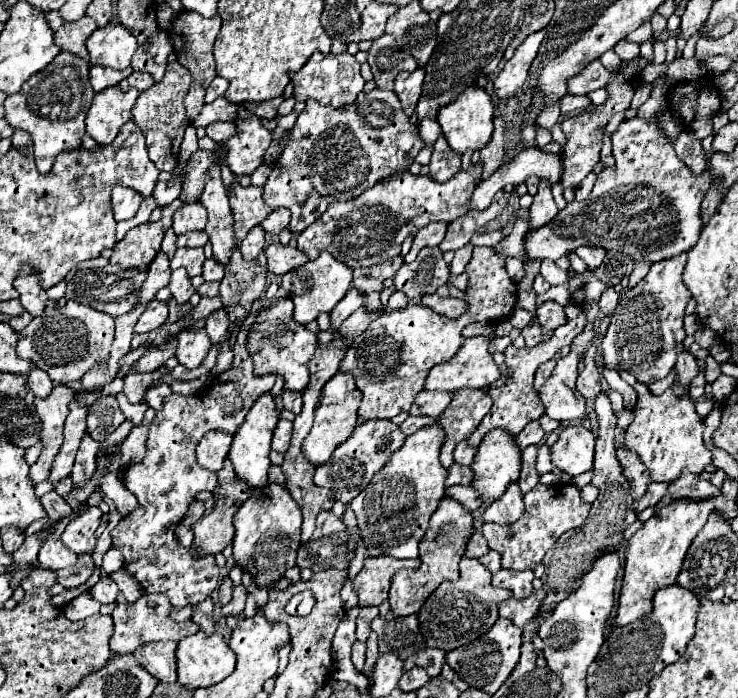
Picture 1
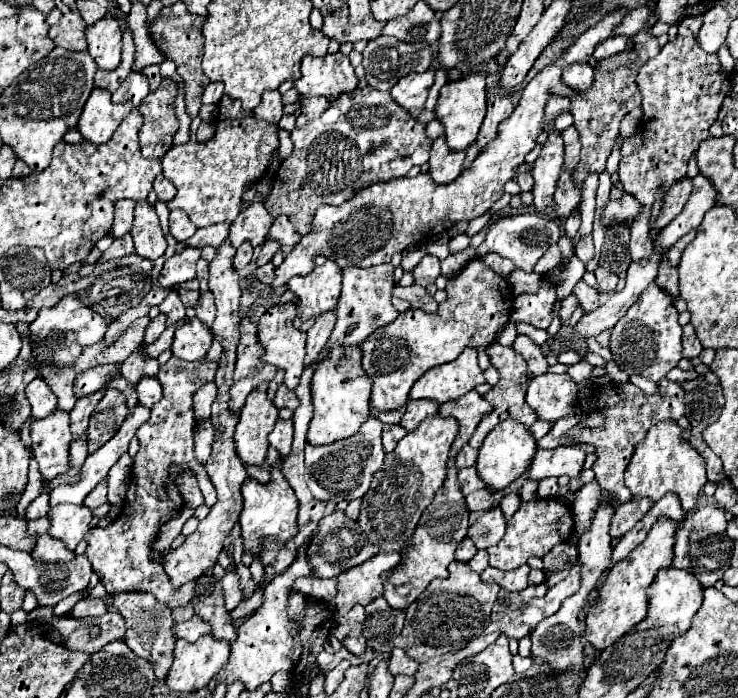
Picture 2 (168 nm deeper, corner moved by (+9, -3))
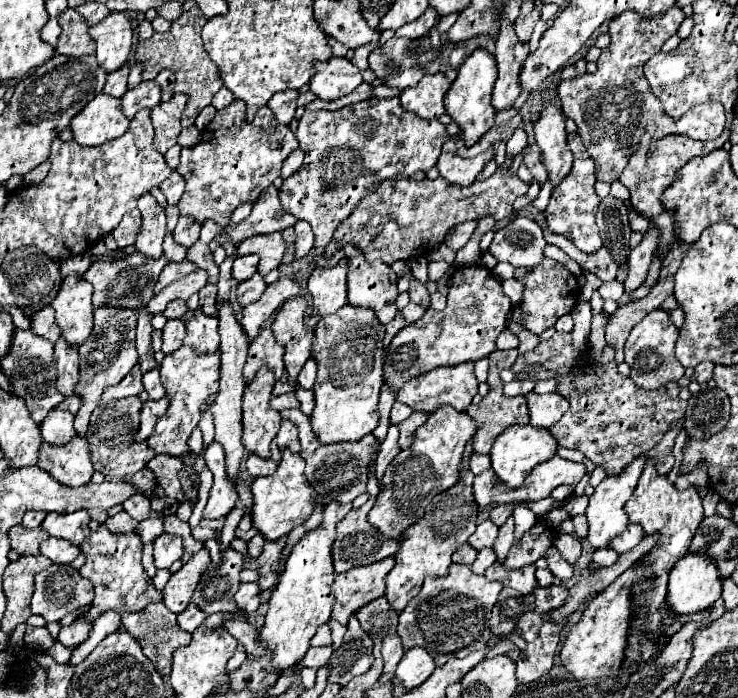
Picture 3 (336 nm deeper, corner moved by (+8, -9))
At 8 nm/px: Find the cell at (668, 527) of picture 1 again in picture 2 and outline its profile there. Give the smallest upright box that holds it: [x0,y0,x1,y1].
[586,521,676,651]

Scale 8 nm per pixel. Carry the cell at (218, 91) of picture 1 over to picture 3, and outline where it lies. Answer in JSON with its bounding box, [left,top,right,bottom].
[211,87,233,109]

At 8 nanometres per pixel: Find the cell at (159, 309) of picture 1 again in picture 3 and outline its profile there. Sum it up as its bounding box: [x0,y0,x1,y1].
[75,307,137,435]

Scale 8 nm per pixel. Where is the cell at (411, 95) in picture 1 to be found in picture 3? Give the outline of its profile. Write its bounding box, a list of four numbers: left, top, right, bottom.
[399,73,451,119]

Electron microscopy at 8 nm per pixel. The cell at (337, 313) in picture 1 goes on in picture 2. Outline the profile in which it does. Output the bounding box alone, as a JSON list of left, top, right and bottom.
[304,311,336,367]

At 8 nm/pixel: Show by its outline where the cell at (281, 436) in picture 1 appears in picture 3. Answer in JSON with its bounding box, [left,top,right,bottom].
[277,419,301,453]

